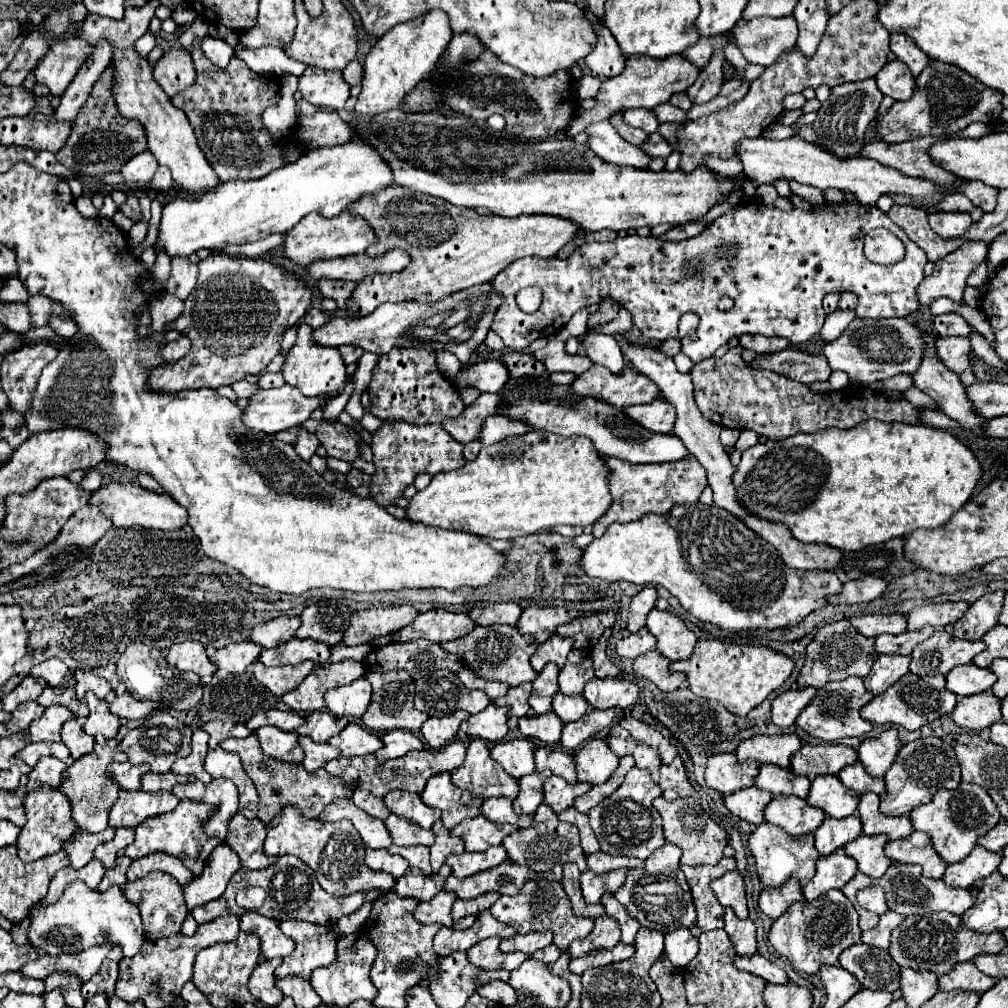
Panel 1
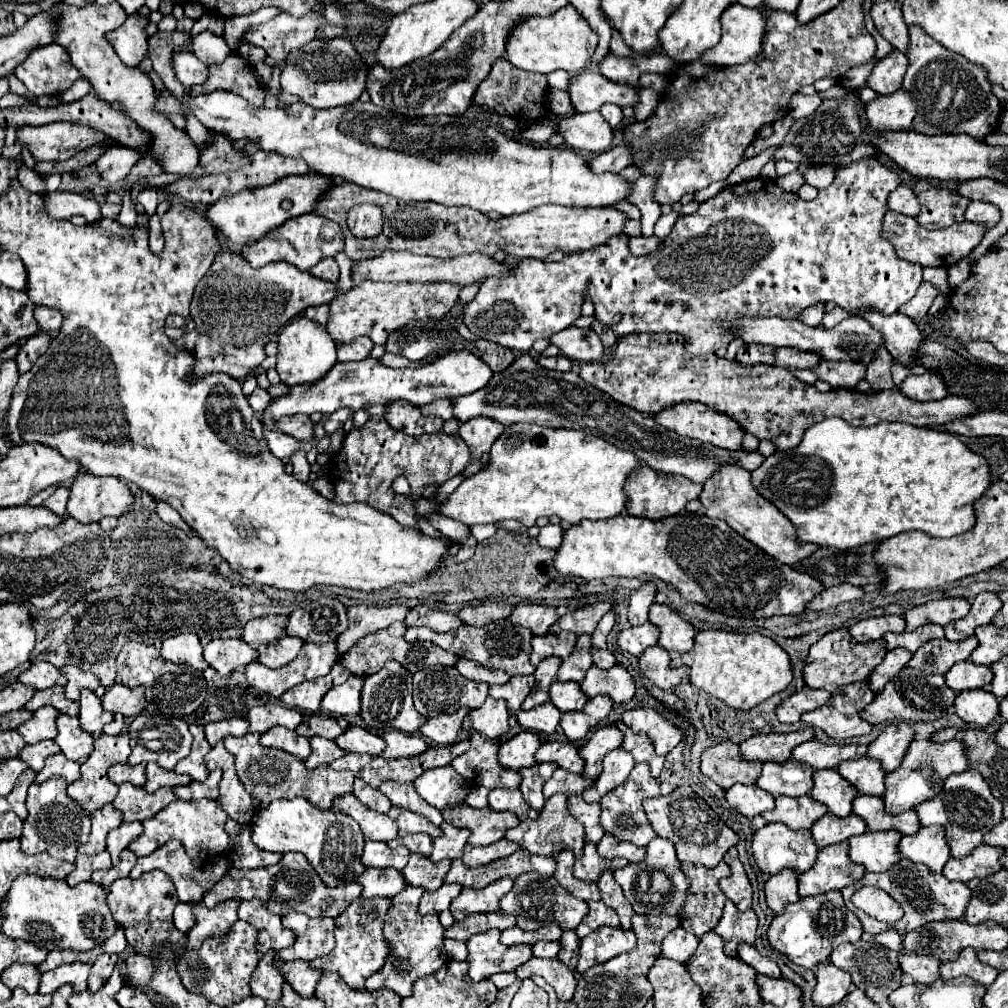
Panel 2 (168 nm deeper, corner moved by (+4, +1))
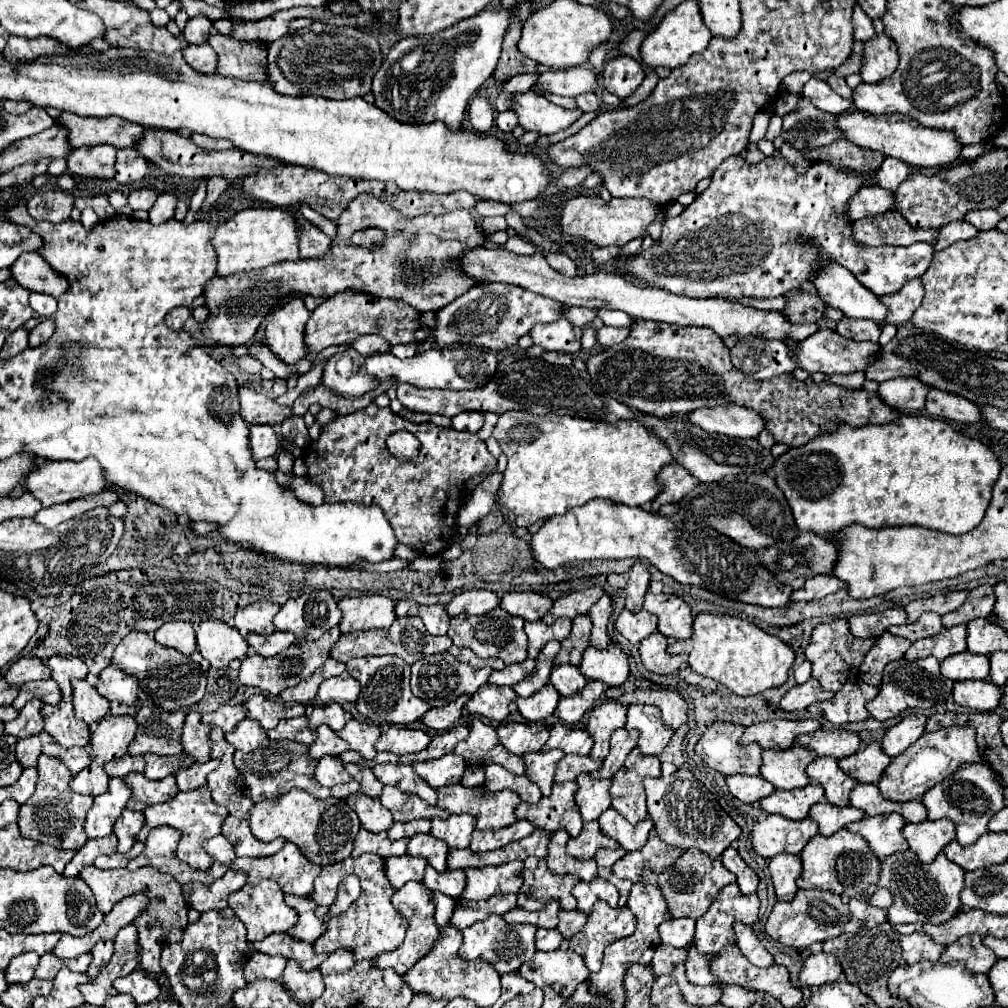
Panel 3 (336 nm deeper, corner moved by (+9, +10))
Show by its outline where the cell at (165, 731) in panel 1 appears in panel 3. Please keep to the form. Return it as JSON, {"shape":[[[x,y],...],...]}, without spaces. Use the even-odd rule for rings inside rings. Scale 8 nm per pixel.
{"shape":[[[142,706],[136,714],[138,732],[130,742],[128,754],[160,754],[174,756],[182,752],[180,734],[184,728],[184,712],[166,712],[162,708]]]}

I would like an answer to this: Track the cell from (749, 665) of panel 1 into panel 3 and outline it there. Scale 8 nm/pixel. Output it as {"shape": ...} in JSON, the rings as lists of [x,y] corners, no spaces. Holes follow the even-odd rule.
{"shape":[[[698,614],[692,626],[688,664],[700,676],[708,676],[738,696],[760,694],[768,688],[778,688],[786,682],[788,670],[796,658],[794,650],[786,646],[778,636],[770,636],[756,624],[716,614]]]}

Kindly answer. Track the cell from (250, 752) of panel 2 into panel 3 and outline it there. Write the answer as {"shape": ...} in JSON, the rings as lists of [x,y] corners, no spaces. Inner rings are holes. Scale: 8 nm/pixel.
{"shape":[[[246,718],[232,732],[228,732],[224,738],[230,744],[234,744],[234,748],[236,748],[234,766],[244,776],[244,782],[246,782],[246,786],[250,790],[250,798],[254,802],[282,796],[290,788],[300,788],[300,790],[304,790],[304,792],[308,792],[308,794],[312,794],[314,798],[320,798],[320,800],[346,798],[348,794],[360,790],[356,780],[350,780],[346,784],[338,784],[338,786],[332,786],[332,788],[324,788],[314,776],[318,760],[308,756],[308,746],[298,744],[298,742],[290,742],[290,740],[280,740],[280,742],[272,744],[268,740],[266,732],[260,728],[260,724],[256,724],[256,720]]]}

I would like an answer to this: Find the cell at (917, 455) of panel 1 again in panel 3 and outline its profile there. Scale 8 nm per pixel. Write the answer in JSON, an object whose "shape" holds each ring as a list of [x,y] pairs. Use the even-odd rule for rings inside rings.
{"shape":[[[906,414],[898,422],[880,426],[848,428],[840,424],[840,428],[828,432],[828,436],[816,436],[816,440],[800,448],[790,448],[778,456],[770,468],[776,486],[784,492],[792,508],[798,530],[820,536],[840,534],[852,524],[866,528],[918,524],[948,534],[966,534],[984,518],[992,498],[992,484],[1000,470],[1002,466],[996,456],[982,442],[962,436],[945,420],[922,414]]]}

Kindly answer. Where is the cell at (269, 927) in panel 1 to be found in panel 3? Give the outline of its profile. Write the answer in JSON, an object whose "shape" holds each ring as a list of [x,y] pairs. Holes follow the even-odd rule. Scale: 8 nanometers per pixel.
{"shape":[[[262,880],[258,886],[246,884],[244,888],[232,892],[232,896],[228,896],[228,906],[236,912],[236,916],[248,928],[248,936],[246,938],[248,938],[250,944],[262,940],[264,936],[268,936],[272,932],[288,932],[298,920],[298,914],[284,904],[282,890],[280,890],[280,886],[274,880]]]}

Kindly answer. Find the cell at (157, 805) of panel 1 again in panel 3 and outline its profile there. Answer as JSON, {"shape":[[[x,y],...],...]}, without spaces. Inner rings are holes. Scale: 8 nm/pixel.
{"shape":[[[128,774],[122,778],[132,788],[132,796],[126,804],[128,810],[146,810],[152,804],[168,802],[176,796],[178,786],[174,782],[174,776],[166,776],[164,780],[148,780],[144,774]]]}

